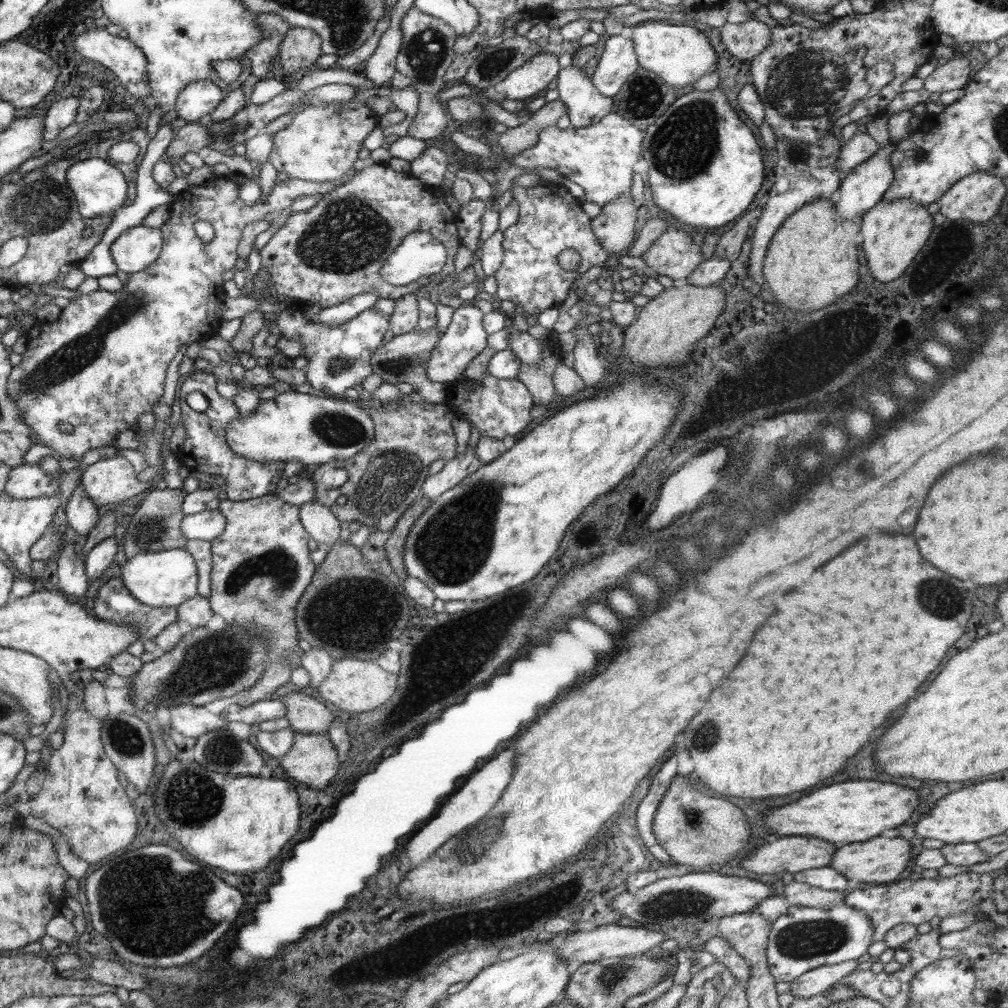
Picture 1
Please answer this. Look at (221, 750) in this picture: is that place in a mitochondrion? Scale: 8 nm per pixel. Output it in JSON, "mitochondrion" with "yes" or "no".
{"mitochondrion":"yes"}

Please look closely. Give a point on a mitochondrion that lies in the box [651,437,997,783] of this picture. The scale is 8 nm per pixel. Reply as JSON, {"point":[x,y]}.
{"point":[933,594]}

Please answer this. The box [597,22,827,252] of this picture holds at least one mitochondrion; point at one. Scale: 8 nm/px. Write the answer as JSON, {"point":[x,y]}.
{"point":[684,147]}

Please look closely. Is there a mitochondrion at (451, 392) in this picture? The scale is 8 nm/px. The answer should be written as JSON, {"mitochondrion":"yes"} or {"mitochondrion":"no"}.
{"mitochondrion":"no"}

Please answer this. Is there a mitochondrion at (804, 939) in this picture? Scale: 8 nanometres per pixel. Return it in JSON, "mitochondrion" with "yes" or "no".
{"mitochondrion":"yes"}

